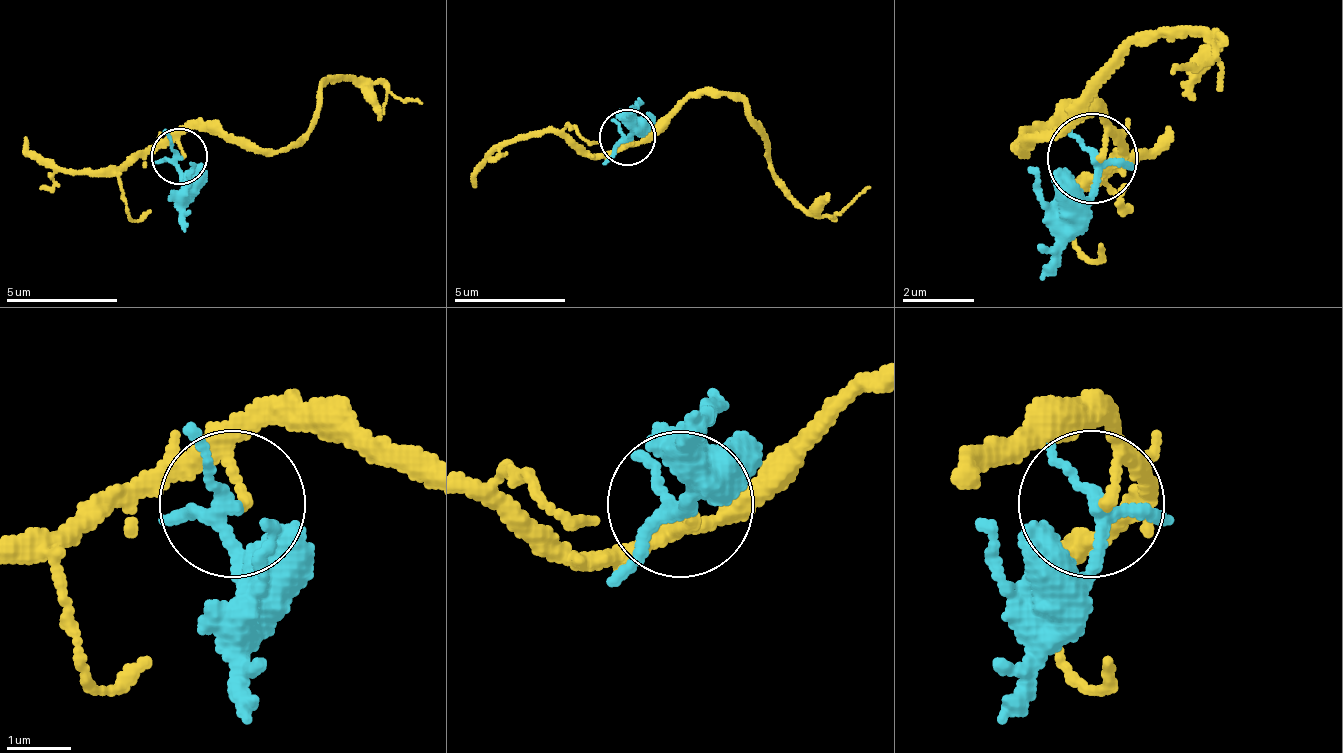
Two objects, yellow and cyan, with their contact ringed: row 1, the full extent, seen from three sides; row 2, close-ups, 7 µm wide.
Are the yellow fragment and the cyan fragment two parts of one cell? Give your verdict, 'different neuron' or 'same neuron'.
different neuron

